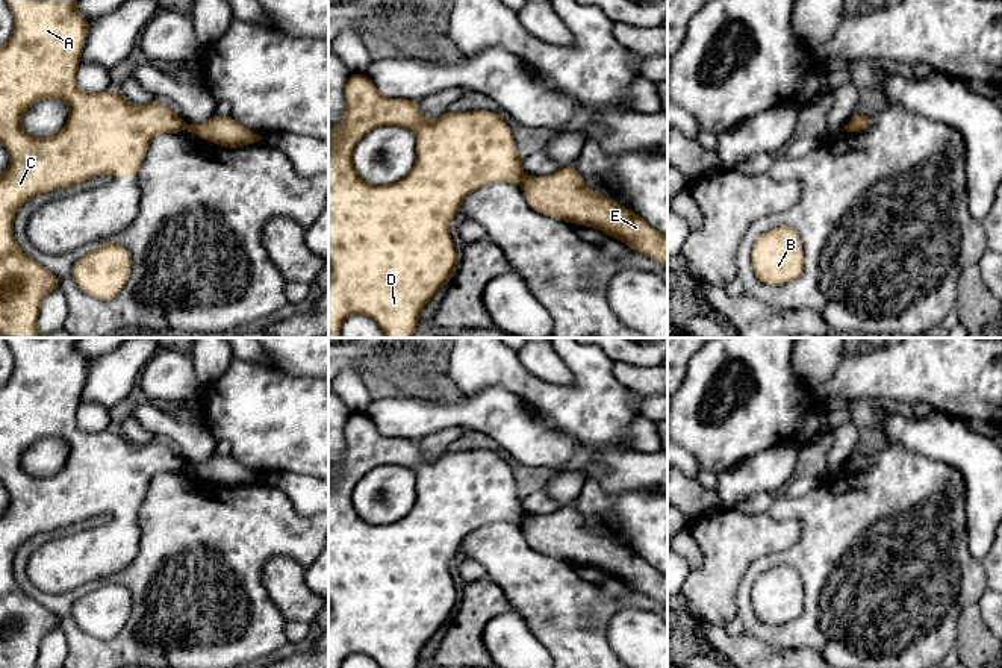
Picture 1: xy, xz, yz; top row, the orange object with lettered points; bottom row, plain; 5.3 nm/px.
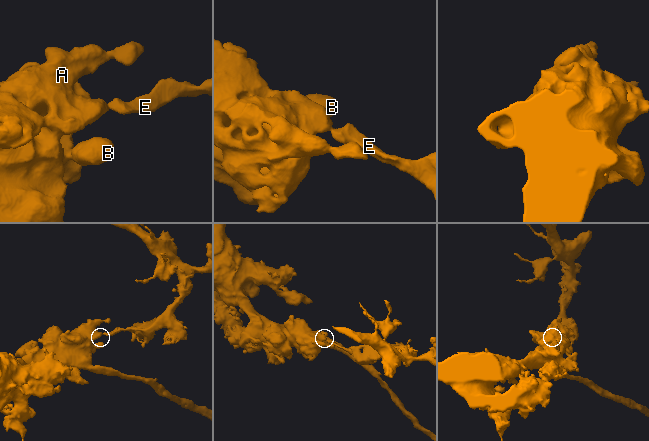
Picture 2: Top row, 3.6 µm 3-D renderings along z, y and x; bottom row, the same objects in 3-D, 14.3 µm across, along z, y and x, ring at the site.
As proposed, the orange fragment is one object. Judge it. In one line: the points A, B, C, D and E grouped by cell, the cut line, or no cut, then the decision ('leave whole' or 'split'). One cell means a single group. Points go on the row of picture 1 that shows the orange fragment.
A B C D / E; cut in xz along (525, 176), (521, 184); split

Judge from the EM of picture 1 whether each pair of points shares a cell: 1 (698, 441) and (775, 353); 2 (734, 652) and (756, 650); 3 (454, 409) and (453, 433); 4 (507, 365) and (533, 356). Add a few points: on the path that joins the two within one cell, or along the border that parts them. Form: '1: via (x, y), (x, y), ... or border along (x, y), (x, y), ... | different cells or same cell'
1: via (725, 427), (749, 411), (763, 380) | same cell
2: via (739, 652), (751, 652) | same cell
3: border along (463, 427), (444, 427), (420, 438) | different cells
4: border along (516, 353), (529, 371), (547, 382) | different cells

